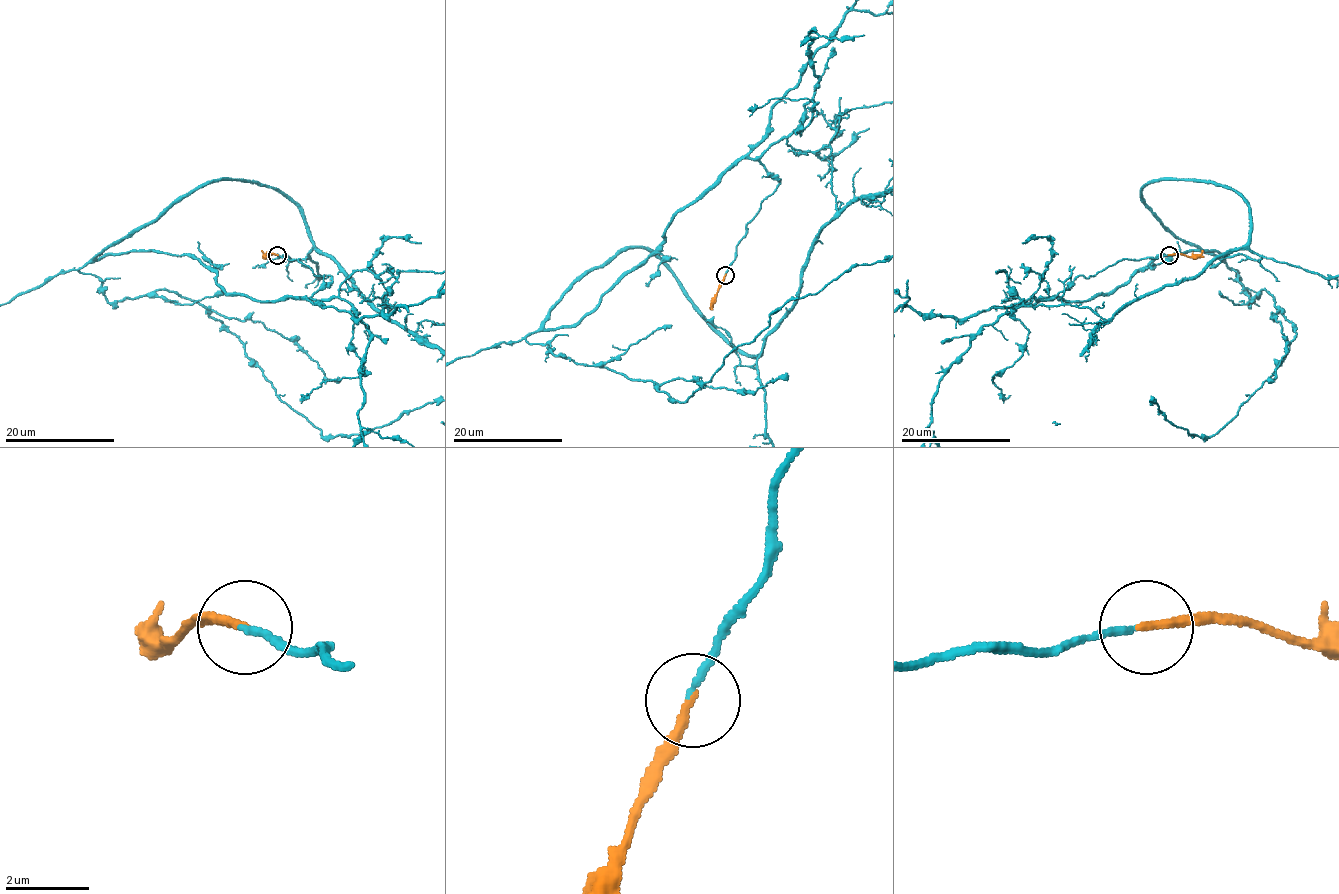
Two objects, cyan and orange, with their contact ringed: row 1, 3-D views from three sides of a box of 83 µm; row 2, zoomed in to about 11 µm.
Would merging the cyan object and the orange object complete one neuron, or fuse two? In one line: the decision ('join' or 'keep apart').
join

